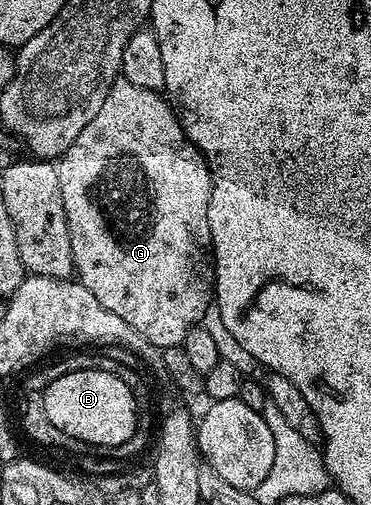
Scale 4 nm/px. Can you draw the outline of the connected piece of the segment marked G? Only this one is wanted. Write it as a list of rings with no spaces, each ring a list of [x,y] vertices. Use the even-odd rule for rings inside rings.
[[[117,78],[108,89],[108,97],[104,97],[104,105],[100,105],[100,113],[84,125],[80,137],[72,141],[72,145],[57,160],[58,176],[60,177],[60,194],[64,196],[64,213],[68,217],[68,233],[72,241],[72,257],[77,282],[83,283],[104,305],[104,309],[116,313],[132,329],[141,333],[156,349],[177,347],[186,339],[189,331],[201,324],[206,311],[215,302],[214,297],[214,260],[210,245],[210,226],[208,225],[208,205],[212,197],[210,184],[210,167],[206,163],[206,156],[184,133],[178,123],[178,112],[170,106],[170,100],[165,94],[152,89],[140,89],[140,85],[132,85],[132,81]]]

